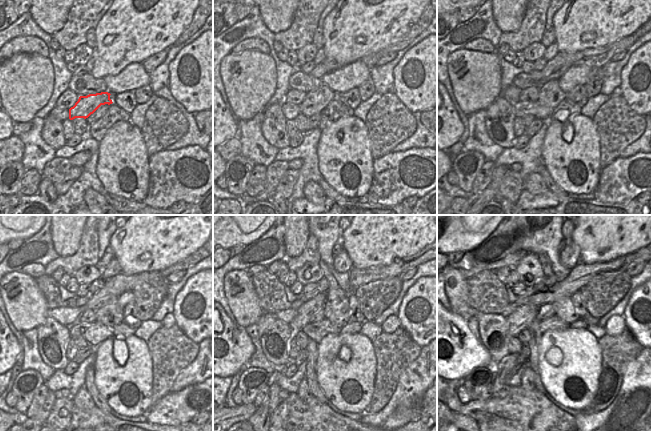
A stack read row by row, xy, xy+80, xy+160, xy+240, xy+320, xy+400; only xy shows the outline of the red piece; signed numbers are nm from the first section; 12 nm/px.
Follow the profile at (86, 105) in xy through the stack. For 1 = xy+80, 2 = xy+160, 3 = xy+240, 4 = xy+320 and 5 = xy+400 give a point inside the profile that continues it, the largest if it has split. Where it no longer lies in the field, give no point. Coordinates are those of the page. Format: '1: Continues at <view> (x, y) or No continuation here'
1: Continues at xy+80 (318, 99)
2: Continues at xy+160 (550, 95)
3: Continues at xy+240 (112, 314)
4: Continues at xy+320 (336, 309)
5: Continues at xy+400 (564, 309)

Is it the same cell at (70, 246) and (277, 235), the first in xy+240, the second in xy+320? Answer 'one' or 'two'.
two

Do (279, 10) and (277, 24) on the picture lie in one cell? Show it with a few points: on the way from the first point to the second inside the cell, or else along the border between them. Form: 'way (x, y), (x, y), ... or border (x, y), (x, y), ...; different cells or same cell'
way (278, 13), (277, 21); same cell

